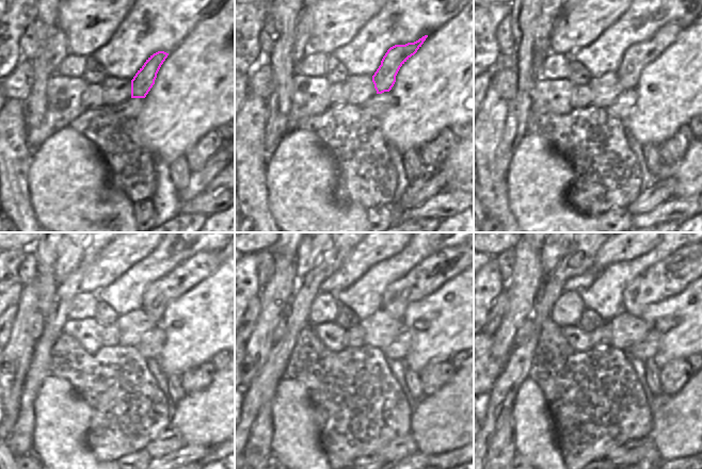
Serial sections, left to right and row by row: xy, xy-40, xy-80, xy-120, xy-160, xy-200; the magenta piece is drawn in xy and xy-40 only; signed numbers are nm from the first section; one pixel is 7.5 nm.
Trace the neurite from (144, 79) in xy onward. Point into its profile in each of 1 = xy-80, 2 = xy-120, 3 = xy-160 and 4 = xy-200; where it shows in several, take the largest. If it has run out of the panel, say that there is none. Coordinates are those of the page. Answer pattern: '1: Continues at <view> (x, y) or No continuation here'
1: Continues at xy-80 (638, 55)
2: Continues at xy-120 (188, 274)
3: Continues at xy-160 (425, 278)
4: Continues at xy-200 (670, 276)

